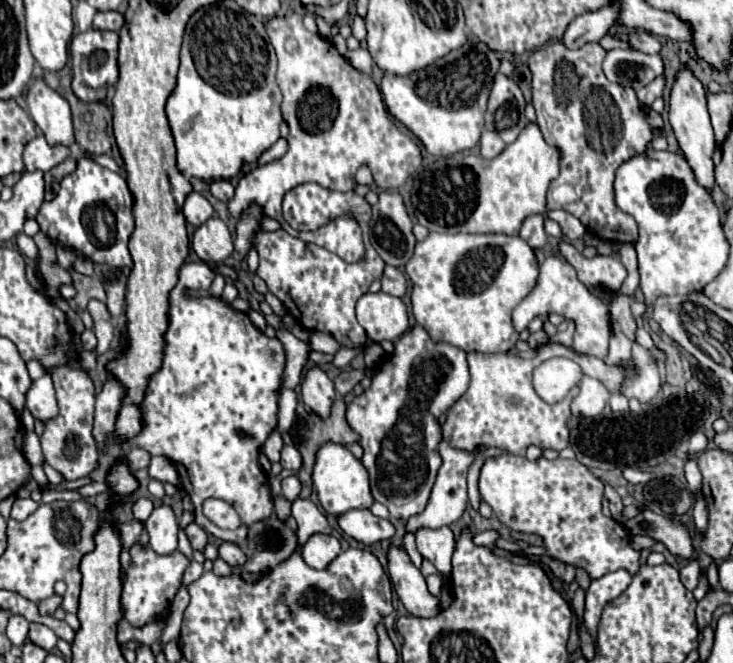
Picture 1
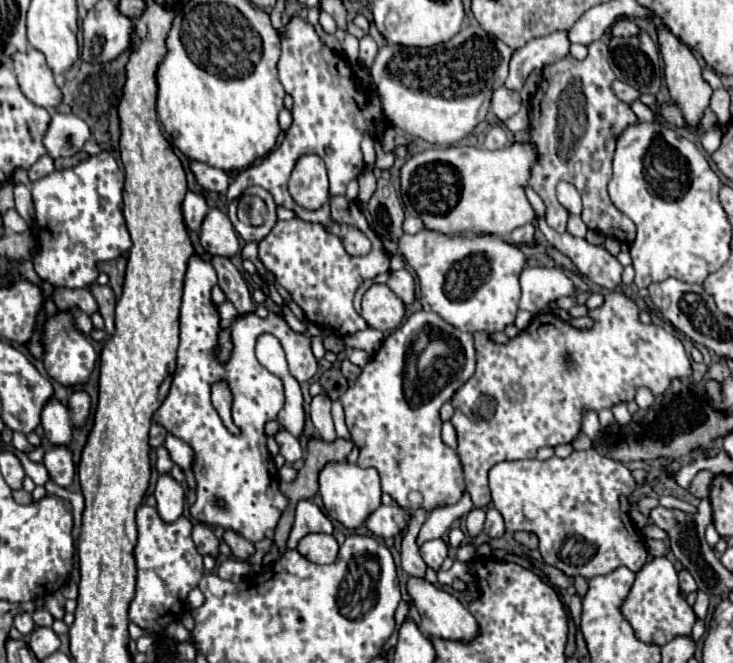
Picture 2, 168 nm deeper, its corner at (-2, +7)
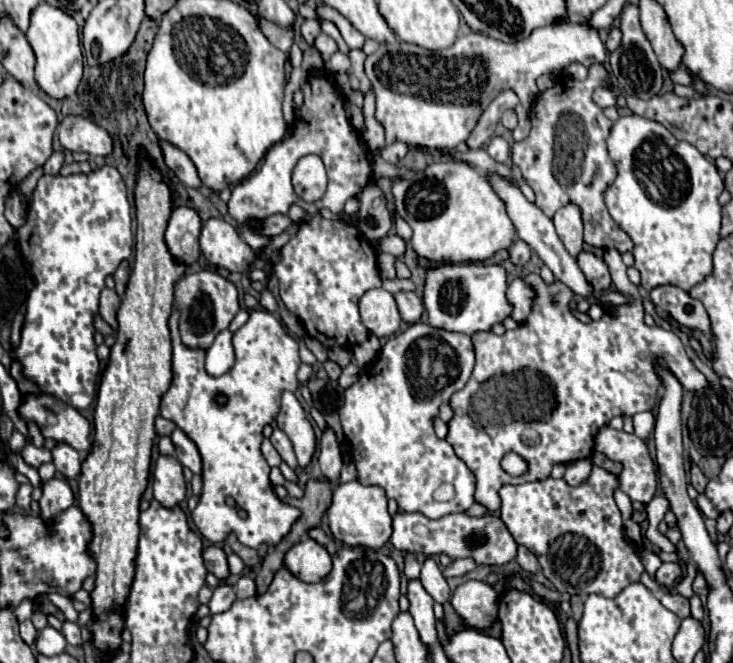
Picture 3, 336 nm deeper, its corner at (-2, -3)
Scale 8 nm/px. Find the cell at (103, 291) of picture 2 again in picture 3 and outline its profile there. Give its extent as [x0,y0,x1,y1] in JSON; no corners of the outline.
[100,288,120,328]

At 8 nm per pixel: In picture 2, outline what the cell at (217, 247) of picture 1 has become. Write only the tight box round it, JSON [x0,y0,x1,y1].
[200,208,240,258]

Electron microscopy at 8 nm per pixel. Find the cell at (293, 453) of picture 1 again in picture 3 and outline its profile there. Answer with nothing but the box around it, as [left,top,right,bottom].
[270,426,298,468]

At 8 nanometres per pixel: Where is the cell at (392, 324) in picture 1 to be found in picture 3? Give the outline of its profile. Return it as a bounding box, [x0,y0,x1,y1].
[360,288,402,338]

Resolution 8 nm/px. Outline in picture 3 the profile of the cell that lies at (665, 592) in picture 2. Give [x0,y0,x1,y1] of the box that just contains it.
[656,564,682,586]

